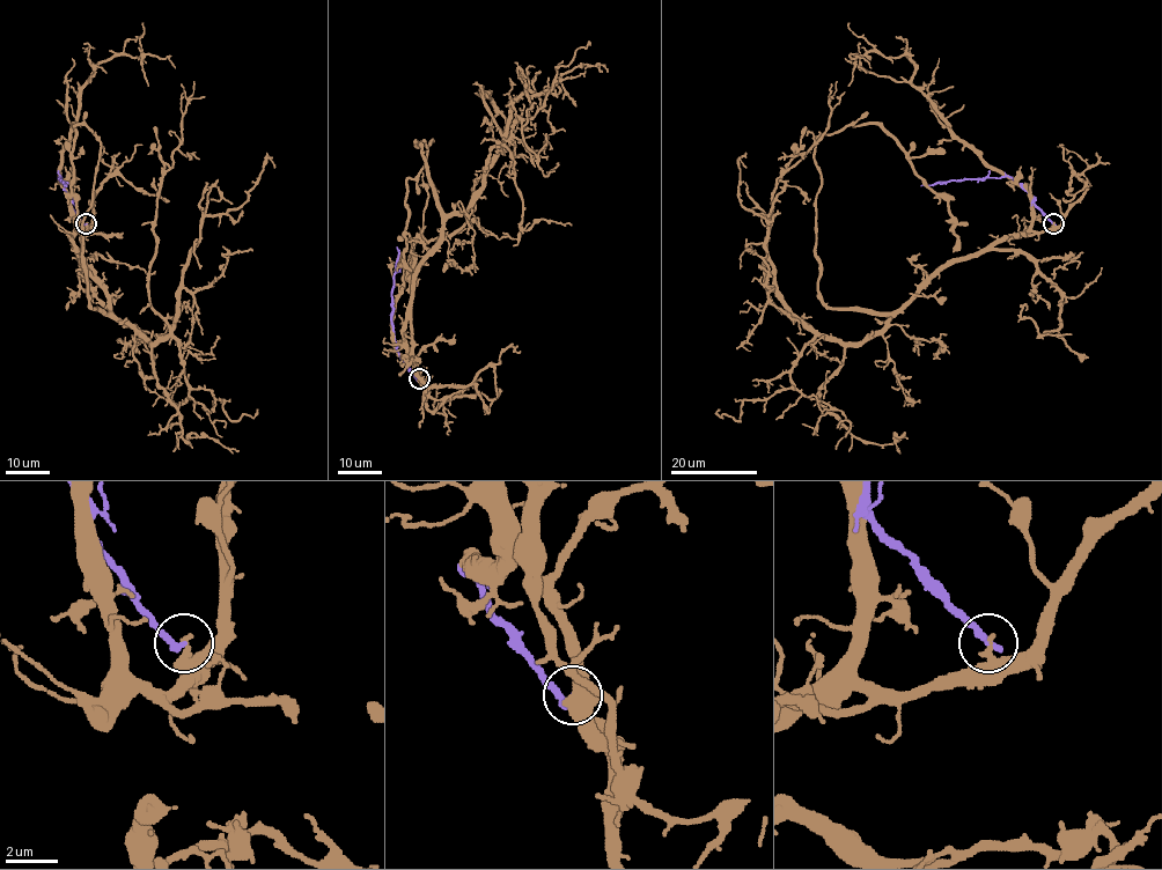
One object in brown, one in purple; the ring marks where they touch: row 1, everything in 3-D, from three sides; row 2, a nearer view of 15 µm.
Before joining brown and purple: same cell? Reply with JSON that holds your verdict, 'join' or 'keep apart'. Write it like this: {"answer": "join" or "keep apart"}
{"answer": "keep apart"}

